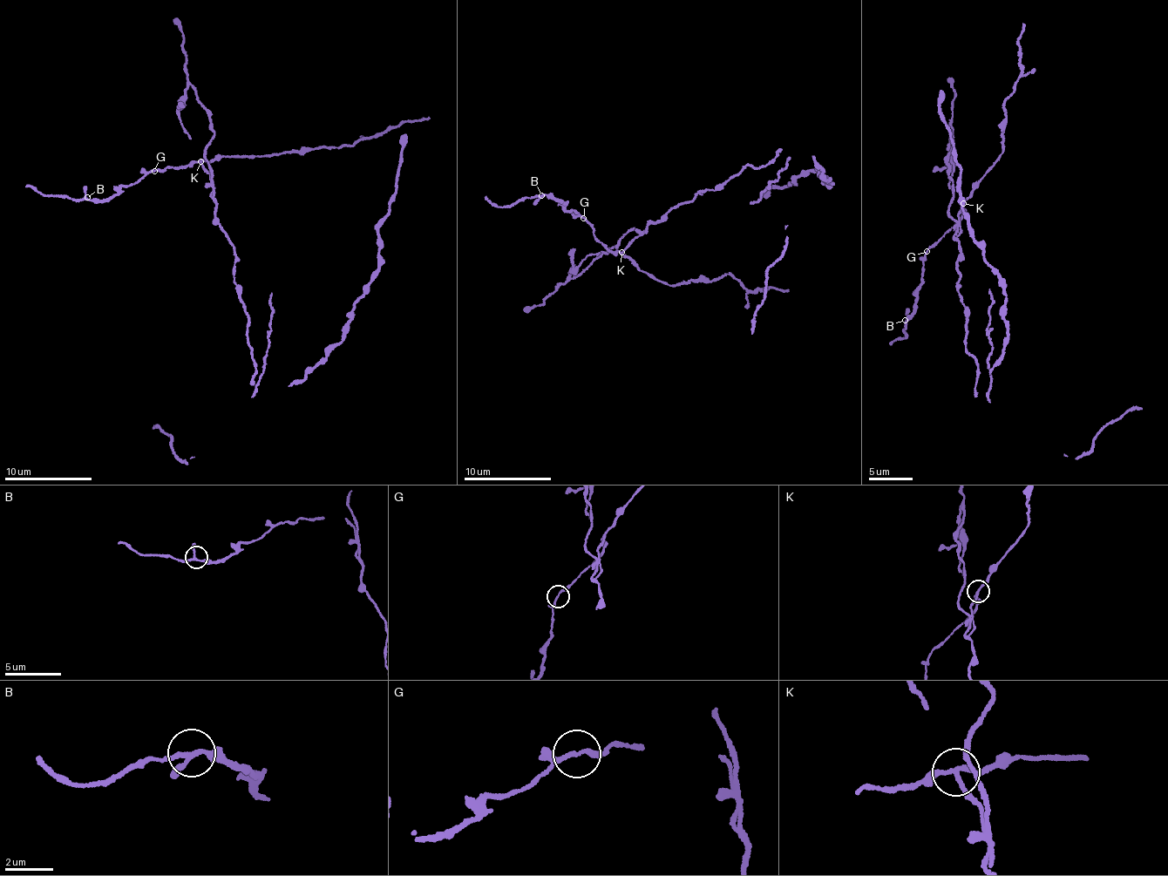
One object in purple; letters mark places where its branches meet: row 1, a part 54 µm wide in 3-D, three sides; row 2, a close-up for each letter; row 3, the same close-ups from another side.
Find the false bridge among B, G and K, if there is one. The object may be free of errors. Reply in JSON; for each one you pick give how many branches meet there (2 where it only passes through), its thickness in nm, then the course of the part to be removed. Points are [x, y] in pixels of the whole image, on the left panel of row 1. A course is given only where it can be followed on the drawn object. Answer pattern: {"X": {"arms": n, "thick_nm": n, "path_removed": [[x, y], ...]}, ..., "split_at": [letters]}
{"K": {"arms": 3, "thick_nm": 160}, "split_at": ["K"]}

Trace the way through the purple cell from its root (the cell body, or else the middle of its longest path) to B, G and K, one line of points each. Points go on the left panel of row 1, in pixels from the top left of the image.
B: (240, 302), (234, 275), (234, 247), (214, 217), (213, 181), (200, 164), (152, 169), (105, 200), (87, 197)
G: (240, 302), (240, 287), (234, 275), (234, 247), (214, 217), (210, 173), (194, 161), (154, 172)
K: (240, 302), (240, 287), (234, 275), (234, 247), (214, 217), (213, 181), (210, 180), (210, 173), (200, 161)

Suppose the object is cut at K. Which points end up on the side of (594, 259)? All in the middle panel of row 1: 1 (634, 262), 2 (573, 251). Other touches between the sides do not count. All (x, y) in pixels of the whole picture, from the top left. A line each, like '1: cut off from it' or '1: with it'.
1: cut off from it
2: with it

